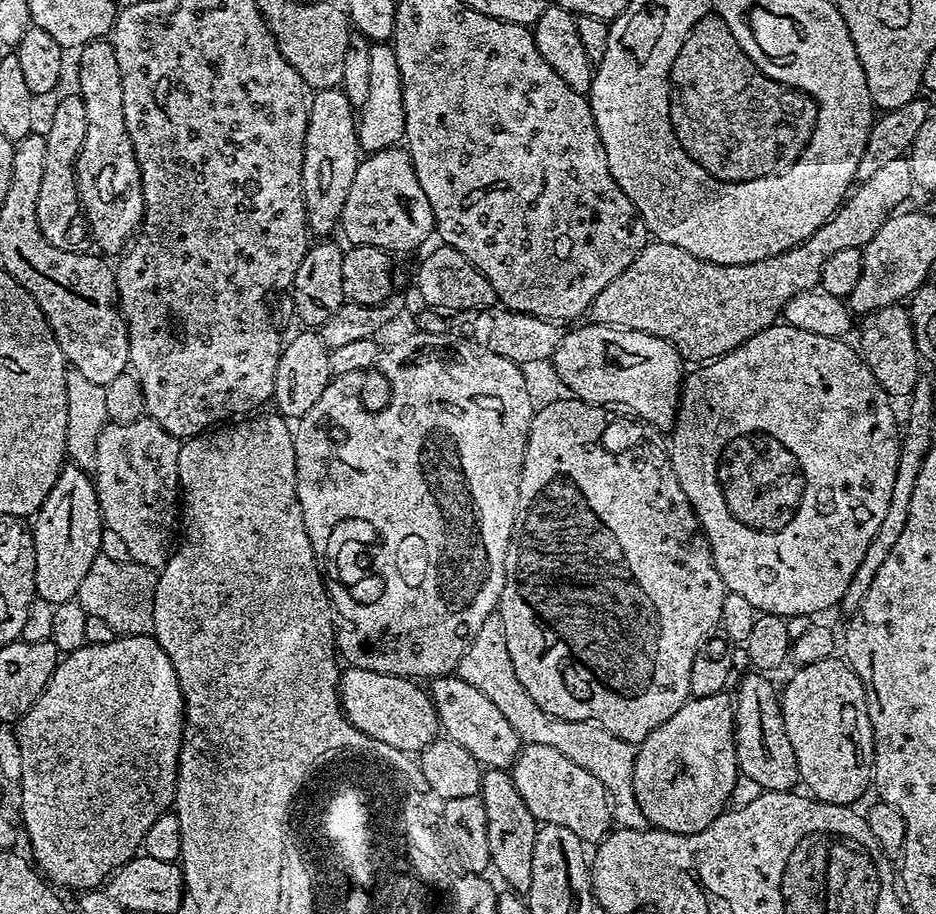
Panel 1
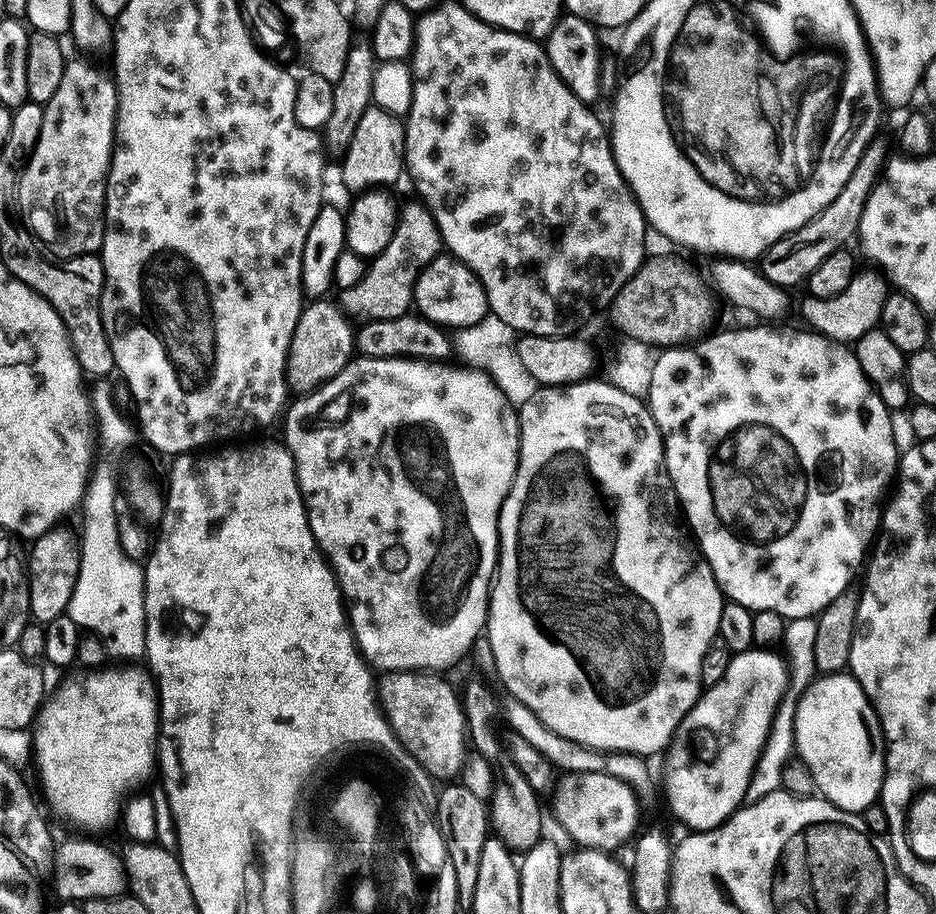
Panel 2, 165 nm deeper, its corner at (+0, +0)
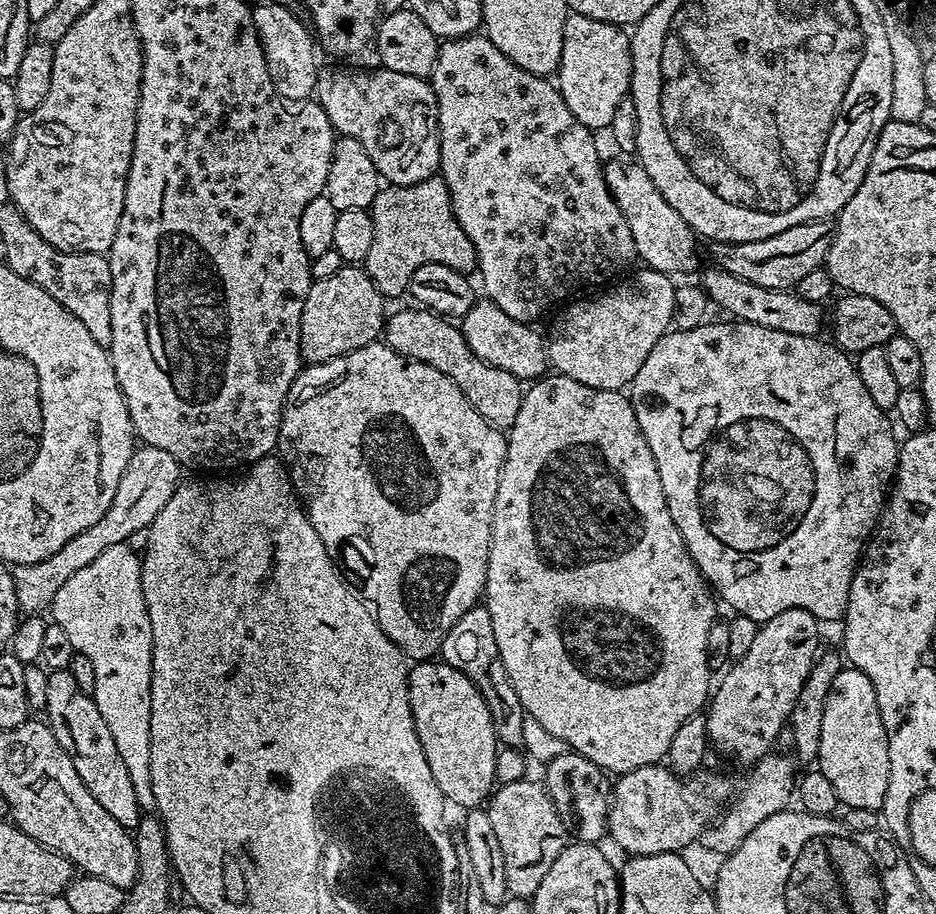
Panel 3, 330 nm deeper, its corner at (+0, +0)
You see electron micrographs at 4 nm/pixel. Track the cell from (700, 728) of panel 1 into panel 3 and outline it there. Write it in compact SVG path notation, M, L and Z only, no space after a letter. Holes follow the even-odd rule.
M801 608L786 610L757 627L750 650L723 673L724 681L711 693L706 715L708 738L715 751L717 748L726 759L747 766L773 751L772 743L783 728L785 731L794 702L798 702L798 694L802 694L802 686L821 651L820 628L821 621Z

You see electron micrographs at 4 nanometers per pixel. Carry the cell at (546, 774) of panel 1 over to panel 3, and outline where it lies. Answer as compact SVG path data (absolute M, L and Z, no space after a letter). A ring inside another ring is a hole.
M663 763L630 770L617 780L608 806L607 835L629 857L681 853L713 826L734 796L731 782L720 772L701 770L681 778Z

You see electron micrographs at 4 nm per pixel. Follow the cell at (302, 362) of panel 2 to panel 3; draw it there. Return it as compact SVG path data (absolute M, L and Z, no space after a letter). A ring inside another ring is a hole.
M345 266L330 278L313 280L302 306L300 358L305 365L321 364L350 354L381 339L386 323L386 298L360 266Z

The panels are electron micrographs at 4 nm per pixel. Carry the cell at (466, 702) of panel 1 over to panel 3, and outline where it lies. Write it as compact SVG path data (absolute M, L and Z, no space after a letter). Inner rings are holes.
M571 750L547 761L545 768L548 769L542 780L561 820L571 829L579 843L599 845L600 839L605 839L608 831L608 806L612 803L613 785L610 783L609 773L590 762L590 758Z

